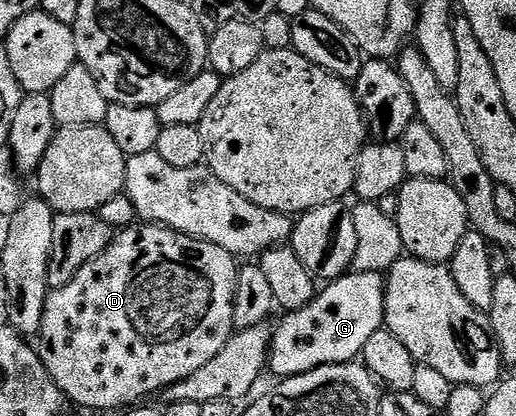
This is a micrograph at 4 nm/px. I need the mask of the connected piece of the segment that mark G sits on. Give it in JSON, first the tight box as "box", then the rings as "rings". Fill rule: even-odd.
{"box":[268,270,386,377],"rings":[[[351,270],[323,287],[326,288],[323,291],[321,288],[307,307],[283,314],[282,324],[273,328],[274,340],[270,342],[268,367],[278,377],[303,375],[324,365],[355,362],[361,356],[364,345],[368,345],[372,333],[383,330],[386,322],[386,281],[383,272]]]}

